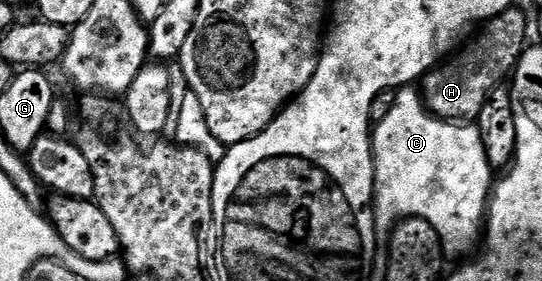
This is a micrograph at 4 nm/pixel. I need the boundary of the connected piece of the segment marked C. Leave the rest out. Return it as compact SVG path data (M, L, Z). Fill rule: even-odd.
M403 87L397 90L397 95L396 103L392 103L392 111L388 111L388 115L385 119L377 122L372 129L372 144L374 146L374 231L377 240L382 243L389 242L390 235L394 232L394 226L397 225L399 221L408 217L419 217L428 223L432 223L432 227L436 227L436 235L440 235L445 252L449 254L449 256L451 253L452 256L458 257L465 249L472 248L474 244L477 246L484 233L486 211L492 192L492 177L490 181L492 170L488 163L488 155L484 155L482 136L480 135L477 124L442 121L440 118L434 116L434 114L426 108L426 103L422 100L421 92L419 92L417 88Z

